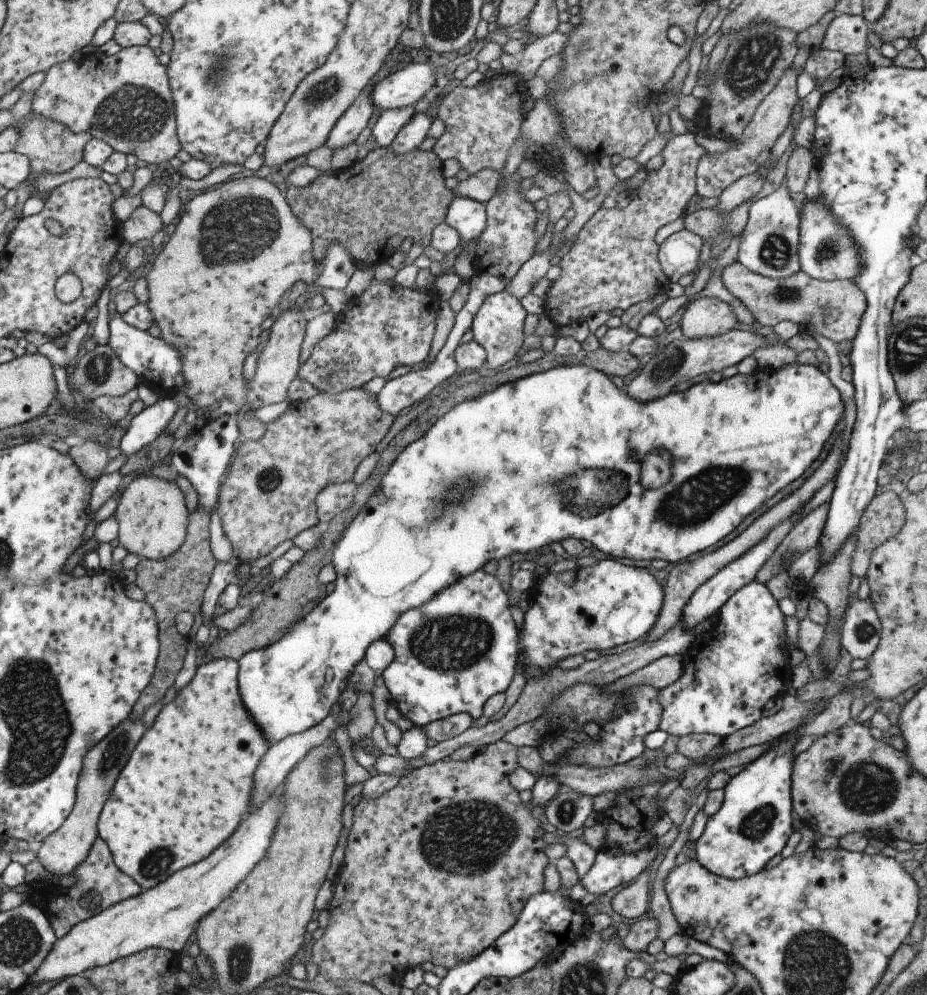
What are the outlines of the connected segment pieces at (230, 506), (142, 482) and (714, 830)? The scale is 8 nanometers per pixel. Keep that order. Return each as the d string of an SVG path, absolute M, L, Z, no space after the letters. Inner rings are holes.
M353 388L335 394L317 393L309 399L291 402L283 416L266 424L265 433L261 438L255 441L243 439L243 444L239 450L237 450L237 456L233 460L233 464L231 464L231 472L229 472L227 478L223 478L223 482L221 482L222 485L217 500L221 528L226 534L227 540L229 540L232 551L234 552L234 562L251 562L253 559L262 557L268 552L271 552L280 542L292 539L302 530L315 526L315 524L319 522L314 503L316 494L328 484L351 481L357 465L366 456L374 452L375 446L377 446L379 440L385 436L385 433L389 430L389 426L393 424L393 420L395 420L393 415L379 410L374 394L370 394L359 388Z
M139 475L125 487L114 510L117 517L118 544L128 553L161 560L173 554L185 540L188 516L182 490L175 481L155 475Z
M817 709L812 715L801 719L800 723L790 731L773 739L764 753L761 753L738 774L731 777L730 781L724 785L724 797L719 810L709 817L701 836L694 842L696 861L704 866L708 872L724 879L742 879L763 870L765 864L785 848L787 838L793 832L792 819L789 814L791 814L792 809L790 776L795 758L793 746L798 740L797 737L794 737L794 733L809 724L819 713L820 710Z

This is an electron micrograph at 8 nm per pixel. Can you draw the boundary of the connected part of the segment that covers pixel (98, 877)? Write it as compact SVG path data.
M98 836L93 840L83 862L75 866L70 875L73 876L72 886L60 887L53 883L41 883L41 890L39 890L39 898L37 899L27 896L30 888L29 884L25 882L7 890L24 895L24 900L39 907L47 917L56 938L61 938L69 928L79 921L94 914L99 914L99 912L113 906L115 903L134 897L143 889L115 866L107 845Z

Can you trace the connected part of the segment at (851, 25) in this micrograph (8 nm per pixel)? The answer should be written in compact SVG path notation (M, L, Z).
M841 13L829 21L821 41L821 48L840 56L855 56L867 52L867 26L862 14Z

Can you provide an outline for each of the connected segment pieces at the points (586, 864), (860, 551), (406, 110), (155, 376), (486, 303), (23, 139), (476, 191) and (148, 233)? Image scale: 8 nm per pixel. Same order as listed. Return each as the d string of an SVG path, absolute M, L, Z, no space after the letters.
M541 830L547 844L561 843L567 847L565 855L571 860L577 875L580 878L593 866L596 859L596 850L585 843L579 835L557 834L558 837Z
M893 491L879 492L864 508L854 534L850 574L866 576L871 551L887 537L893 537L904 523L904 508Z
M409 105L381 111L370 129L375 142L380 147L387 148L402 126L414 117L414 110L413 105Z
M116 314L108 318L108 345L115 356L129 369L132 370L139 380L149 386L157 396L167 396L169 392L182 390L183 379L181 378L180 366L182 365L178 350L165 344L160 338L150 335L147 331L129 326Z
M500 290L488 294L479 306L479 310L473 315L469 326L472 339L478 342L486 352L485 366L490 368L503 366L509 362L519 350L523 340L523 319L526 315L525 309L520 305L518 299L507 291Z
M34 117L26 123L23 118L13 125L20 130L13 151L28 158L33 173L57 174L73 168L82 160L83 147L91 138L87 133L73 134L66 126L42 117Z
M484 168L458 182L451 192L453 195L485 203L494 195L499 184L500 174L495 169Z
M139 205L124 220L121 238L131 245L137 245L139 240L151 238L161 228L162 223L159 215L146 206Z

